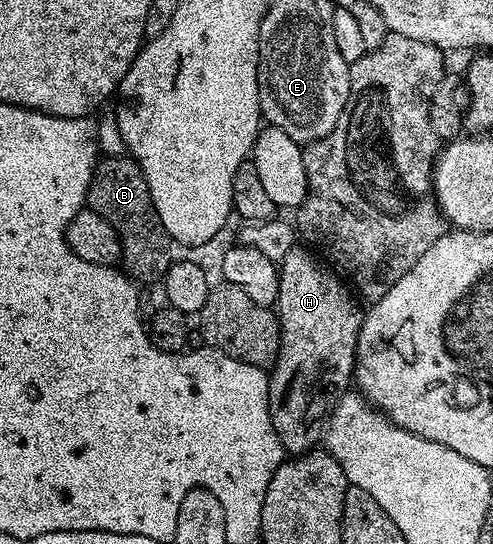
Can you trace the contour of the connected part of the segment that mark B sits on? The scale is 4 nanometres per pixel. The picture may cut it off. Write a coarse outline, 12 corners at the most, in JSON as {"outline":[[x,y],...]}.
{"outline":[[128,155],[102,156],[87,205],[121,240],[142,286],[171,264],[171,238]]}

